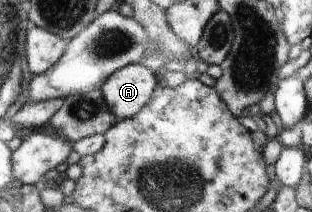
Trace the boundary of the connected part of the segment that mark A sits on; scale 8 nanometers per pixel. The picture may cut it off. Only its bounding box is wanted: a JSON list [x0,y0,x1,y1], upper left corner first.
[102,64,157,121]

